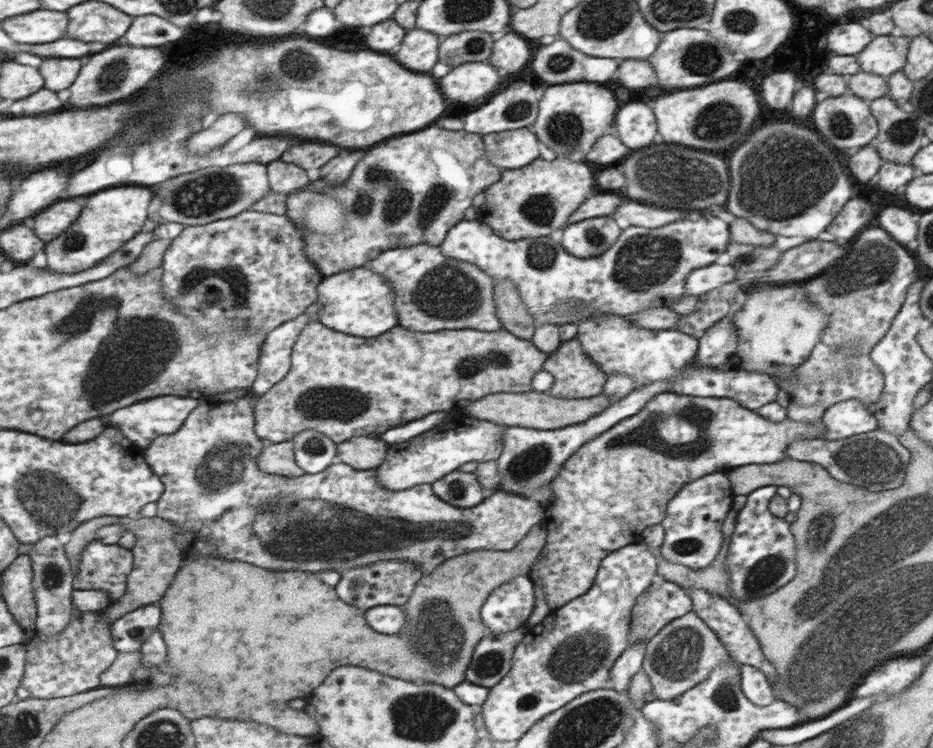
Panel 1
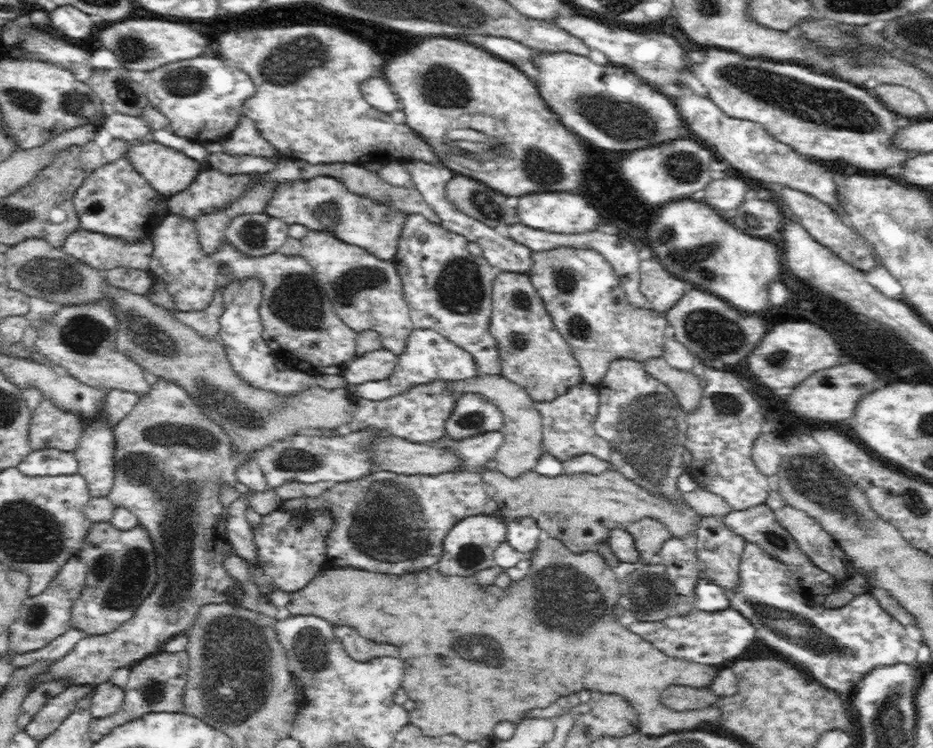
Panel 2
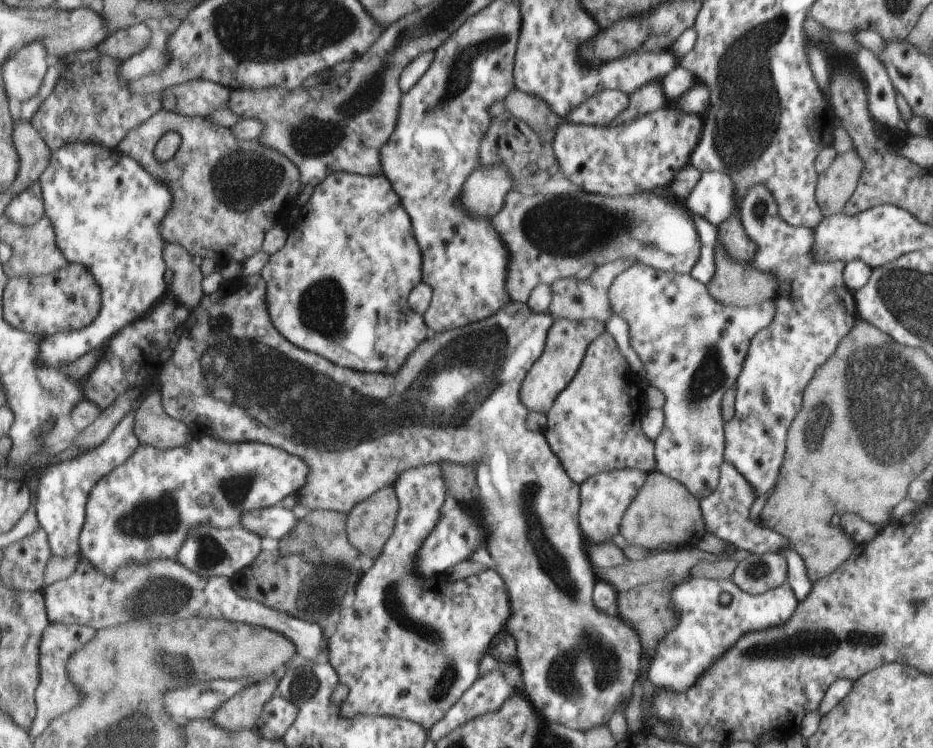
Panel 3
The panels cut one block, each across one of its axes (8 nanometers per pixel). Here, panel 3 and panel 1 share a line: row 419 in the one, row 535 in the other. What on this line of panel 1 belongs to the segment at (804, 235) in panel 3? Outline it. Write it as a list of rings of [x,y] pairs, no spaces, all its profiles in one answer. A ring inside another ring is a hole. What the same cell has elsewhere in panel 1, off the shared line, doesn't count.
[[[761,486],[761,489],[753,490],[746,496],[746,502],[737,511],[723,567],[729,575],[730,596],[739,602],[765,597],[796,576],[795,536],[789,532],[789,524],[779,520],[768,509],[775,496],[775,486]]]

